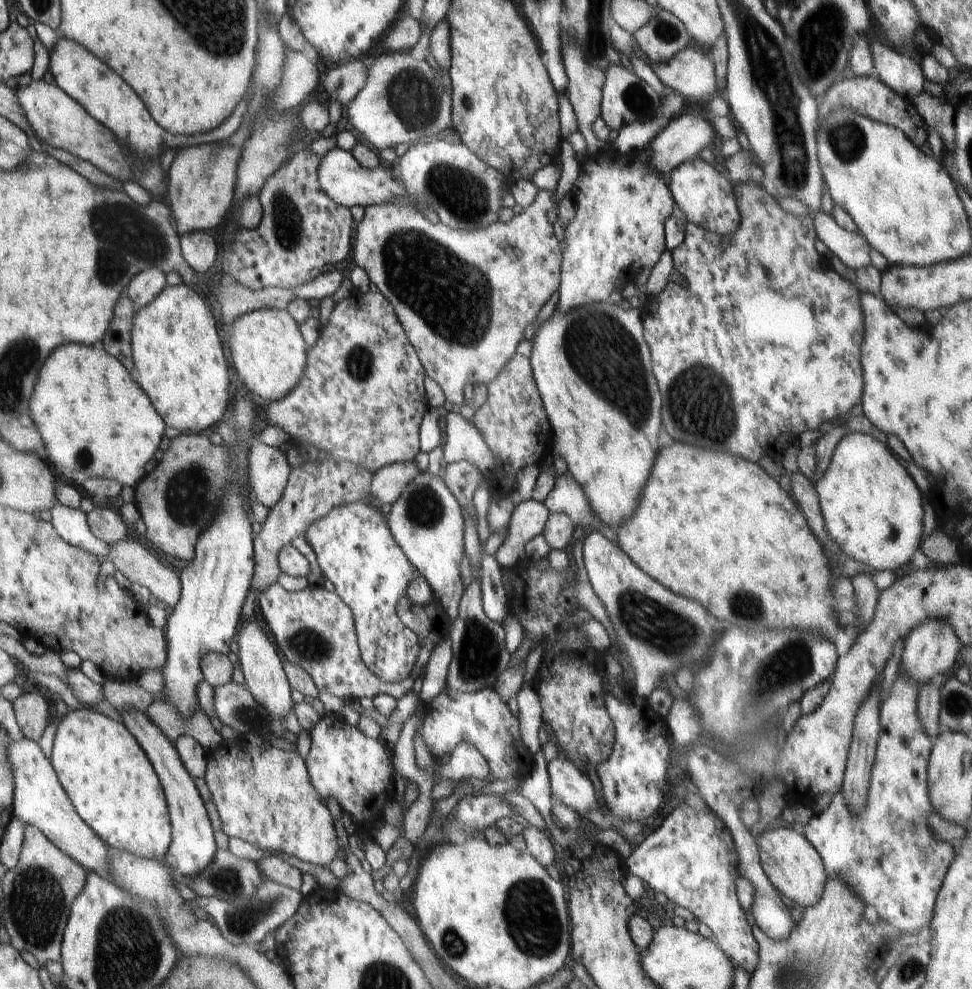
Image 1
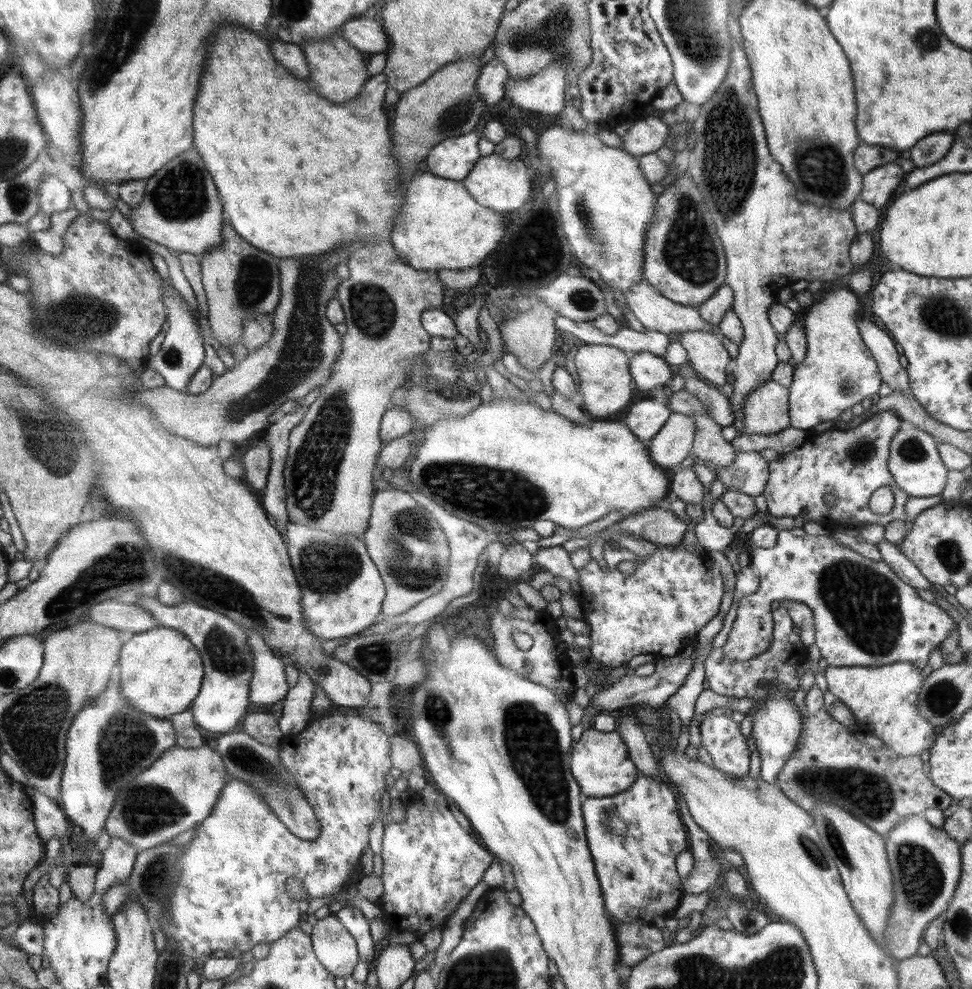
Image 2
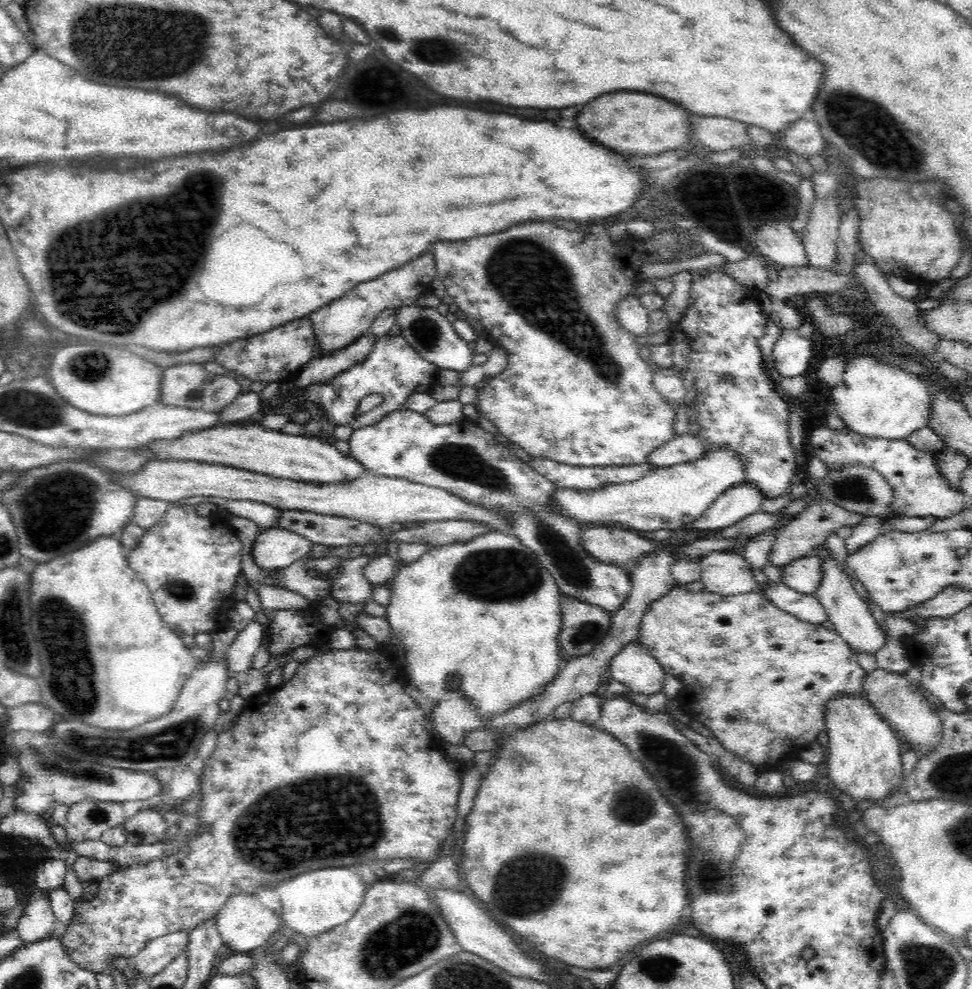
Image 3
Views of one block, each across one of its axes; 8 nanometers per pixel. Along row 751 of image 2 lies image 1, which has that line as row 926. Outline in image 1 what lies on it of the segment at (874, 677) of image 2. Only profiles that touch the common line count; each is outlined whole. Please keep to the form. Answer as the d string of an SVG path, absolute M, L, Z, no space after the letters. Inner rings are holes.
M898 676L884 700L880 713L881 732L878 737L876 758L870 775L868 798L864 810L858 814L846 808L846 800L836 793L828 808L804 826L803 835L820 854L828 877L840 876L865 906L874 906L879 918L909 934L919 933L929 926L934 914L937 894L943 883L946 871L954 860L956 850L949 842L938 840L928 828L928 816L934 814L928 796L927 770L931 746L928 734L918 720L917 700L919 687L906 677Z

